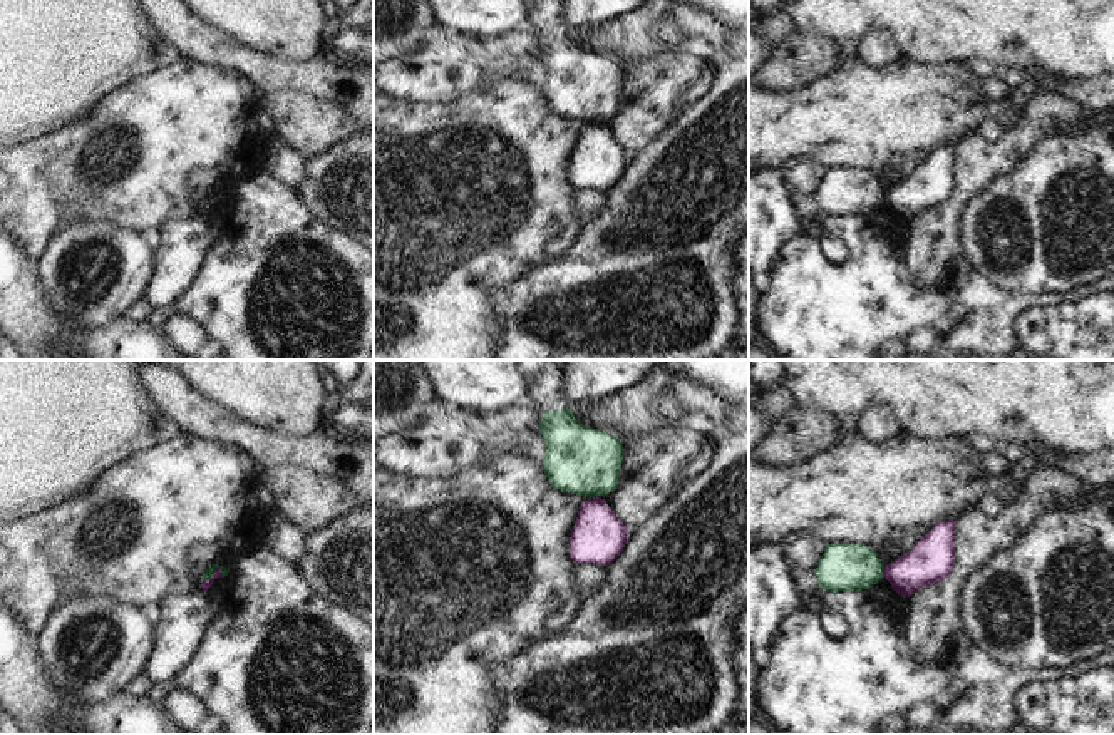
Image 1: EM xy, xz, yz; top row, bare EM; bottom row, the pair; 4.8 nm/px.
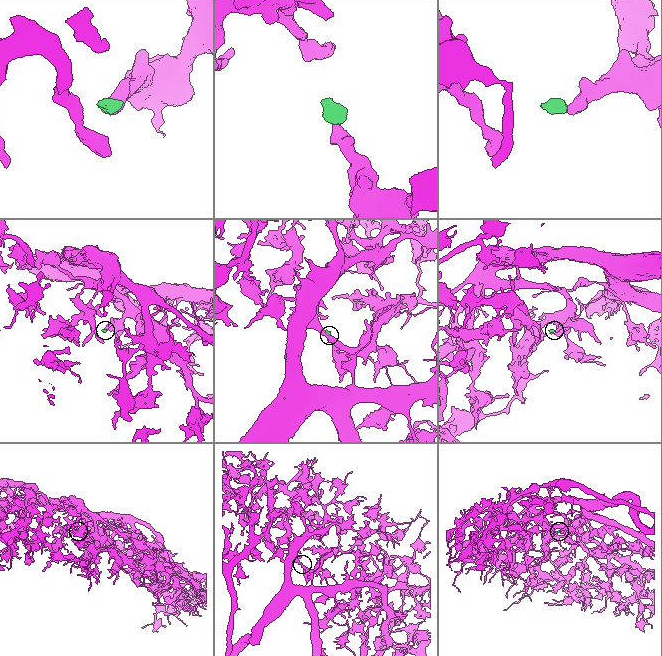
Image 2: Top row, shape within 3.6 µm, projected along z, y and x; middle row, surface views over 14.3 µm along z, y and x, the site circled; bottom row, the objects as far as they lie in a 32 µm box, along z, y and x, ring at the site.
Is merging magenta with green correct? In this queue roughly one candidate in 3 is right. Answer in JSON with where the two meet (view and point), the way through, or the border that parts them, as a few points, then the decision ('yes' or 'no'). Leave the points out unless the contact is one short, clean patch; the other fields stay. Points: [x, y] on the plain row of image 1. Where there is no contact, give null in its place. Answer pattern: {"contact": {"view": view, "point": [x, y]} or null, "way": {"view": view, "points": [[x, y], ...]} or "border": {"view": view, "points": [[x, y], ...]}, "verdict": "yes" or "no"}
{"contact": {"view": "xy", "point": [213, 201]}, "border": {"view": "xy", "points": [[221, 193], [201, 210]]}, "verdict": "no"}

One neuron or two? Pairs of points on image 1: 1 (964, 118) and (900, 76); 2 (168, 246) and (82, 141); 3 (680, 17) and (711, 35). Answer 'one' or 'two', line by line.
1: one
2: two
3: one

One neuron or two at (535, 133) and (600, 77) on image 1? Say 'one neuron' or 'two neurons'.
two neurons

